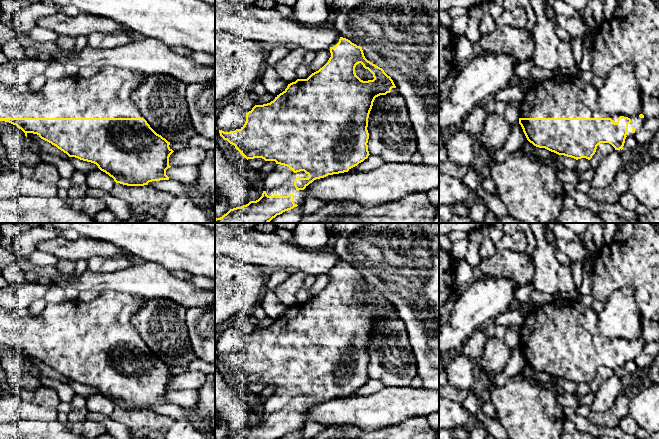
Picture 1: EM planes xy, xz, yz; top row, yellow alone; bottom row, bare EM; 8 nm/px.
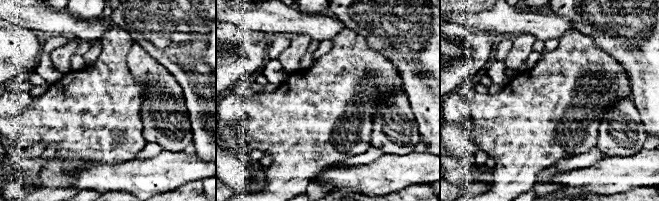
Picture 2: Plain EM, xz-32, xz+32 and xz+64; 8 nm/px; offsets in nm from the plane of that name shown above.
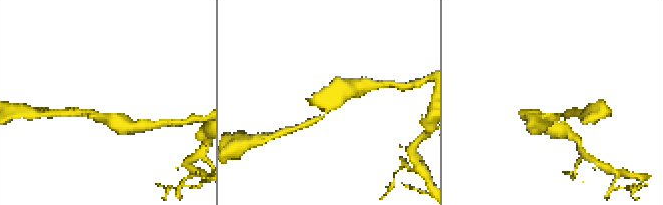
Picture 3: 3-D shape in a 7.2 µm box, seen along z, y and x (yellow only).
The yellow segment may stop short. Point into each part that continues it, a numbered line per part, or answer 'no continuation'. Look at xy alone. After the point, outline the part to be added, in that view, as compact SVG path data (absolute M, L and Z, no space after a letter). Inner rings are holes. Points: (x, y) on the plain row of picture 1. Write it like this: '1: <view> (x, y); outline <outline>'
1: xy (107, 318); outline M108 290L90 302L77 299L46 303L37 316L31 315L28 309L7 309L0 306L0 342L142 342L130 321L148 300L139 294Z

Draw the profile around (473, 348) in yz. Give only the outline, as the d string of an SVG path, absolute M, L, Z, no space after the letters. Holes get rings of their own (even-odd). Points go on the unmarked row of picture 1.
M484 329L476 330L463 344L461 352L477 363L483 356L483 351L486 349L488 337Z

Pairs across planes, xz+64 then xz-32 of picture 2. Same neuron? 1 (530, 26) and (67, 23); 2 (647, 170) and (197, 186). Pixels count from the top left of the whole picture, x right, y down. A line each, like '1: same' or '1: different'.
1: same
2: different

